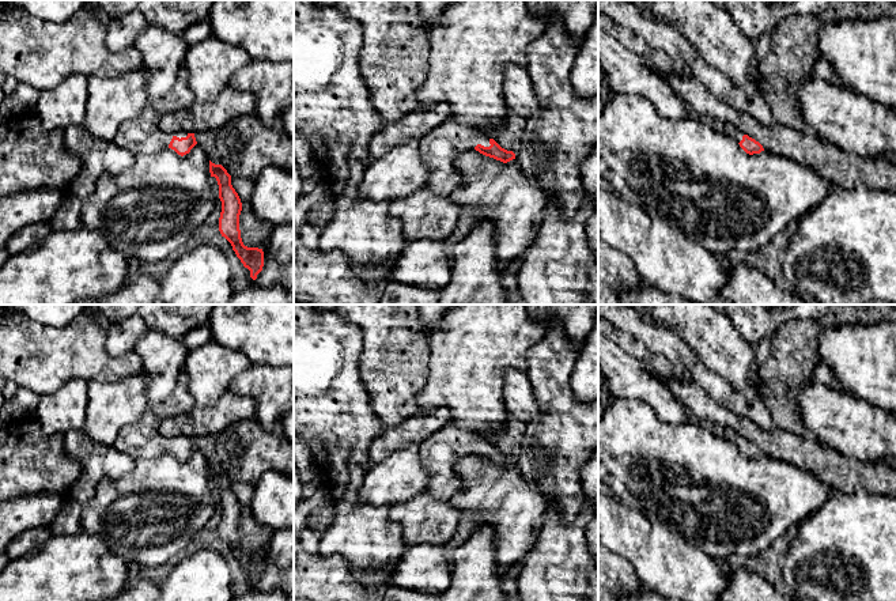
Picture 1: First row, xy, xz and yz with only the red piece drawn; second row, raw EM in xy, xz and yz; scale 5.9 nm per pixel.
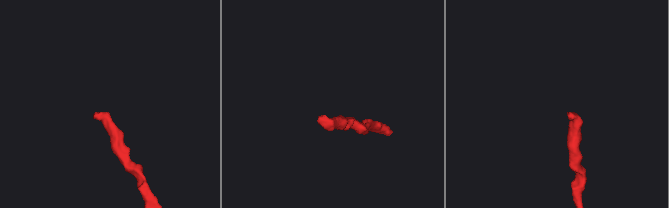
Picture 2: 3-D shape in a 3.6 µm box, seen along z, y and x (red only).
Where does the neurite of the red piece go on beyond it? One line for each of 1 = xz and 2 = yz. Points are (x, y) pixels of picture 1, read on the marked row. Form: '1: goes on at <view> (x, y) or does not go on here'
1: goes on at xz (439, 148)
2: goes on at yz (730, 131)

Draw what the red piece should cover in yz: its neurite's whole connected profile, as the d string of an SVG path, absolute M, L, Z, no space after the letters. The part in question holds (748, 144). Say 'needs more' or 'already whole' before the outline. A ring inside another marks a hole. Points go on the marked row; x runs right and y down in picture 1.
needs more | M723 124L723 128L725 128L725 133L733 137L746 154L753 155L764 151L763 145L759 141L749 137L748 135L744 135L734 126L729 124Z

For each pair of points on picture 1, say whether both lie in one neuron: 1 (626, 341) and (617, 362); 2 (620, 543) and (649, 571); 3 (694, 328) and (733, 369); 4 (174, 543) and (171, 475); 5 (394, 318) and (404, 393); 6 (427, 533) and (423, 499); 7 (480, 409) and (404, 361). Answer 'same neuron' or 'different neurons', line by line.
1: different neurons
2: same neuron
3: same neuron
4: same neuron
5: same neuron
6: same neuron
7: different neurons

